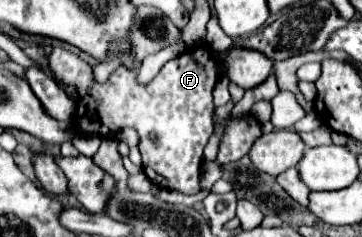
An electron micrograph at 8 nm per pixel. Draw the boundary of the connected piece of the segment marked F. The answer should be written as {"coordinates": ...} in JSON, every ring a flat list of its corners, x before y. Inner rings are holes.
{"coordinates":[[54,47,50,55,50,69,56,73,58,81,76,85,80,91,80,101,74,113,76,129,80,129,78,133,107,137,126,127,136,129,140,137,138,147,142,153,143,170,148,179,160,189,176,189,194,195,200,191,198,177,202,169,202,151,214,133,212,89,220,77,216,55,212,55,212,63,210,55,202,55,208,51,208,47,196,47,192,53,178,55,168,61,146,87,136,83,136,71,124,67,118,67,104,85,98,85,92,77,92,67,60,47],[178,107,184,107,184,115],[150,133,158,135,158,143,150,141],[170,145,172,153,168,153]]}

